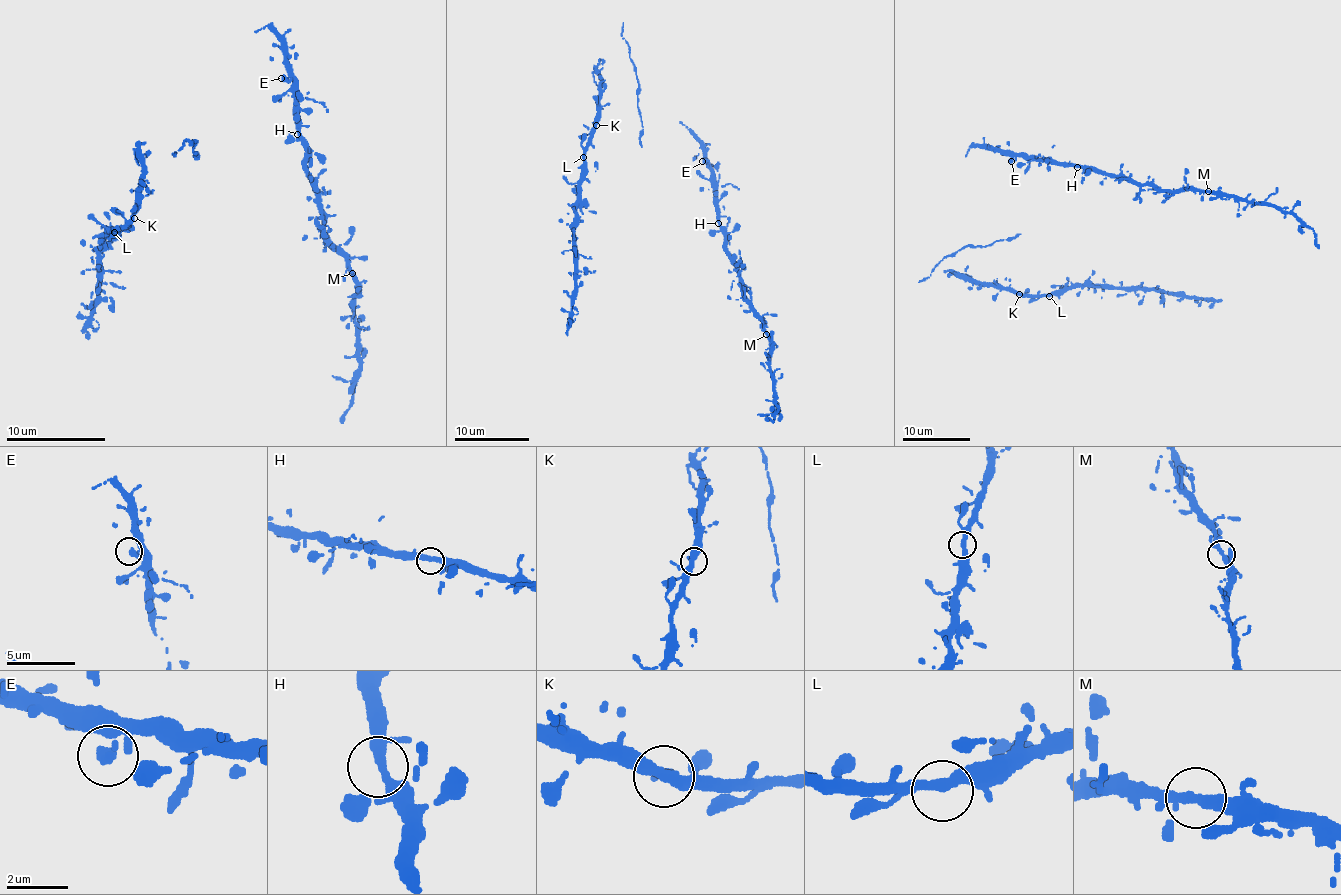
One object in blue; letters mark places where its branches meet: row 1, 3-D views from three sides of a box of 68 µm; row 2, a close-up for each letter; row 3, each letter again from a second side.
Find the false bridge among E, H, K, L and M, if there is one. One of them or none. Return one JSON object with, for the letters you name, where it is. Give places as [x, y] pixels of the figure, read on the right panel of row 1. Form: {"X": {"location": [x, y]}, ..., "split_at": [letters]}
{"split_at": []}

